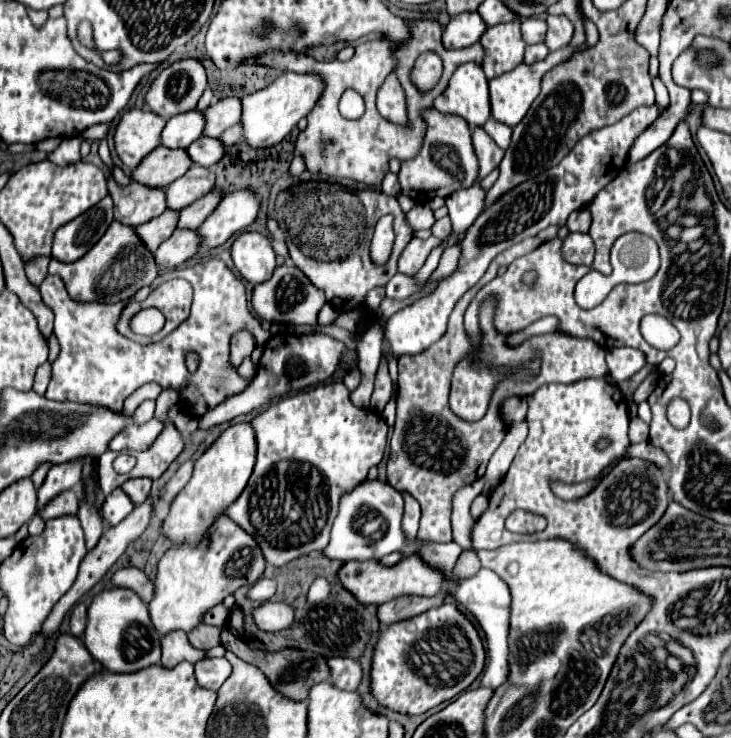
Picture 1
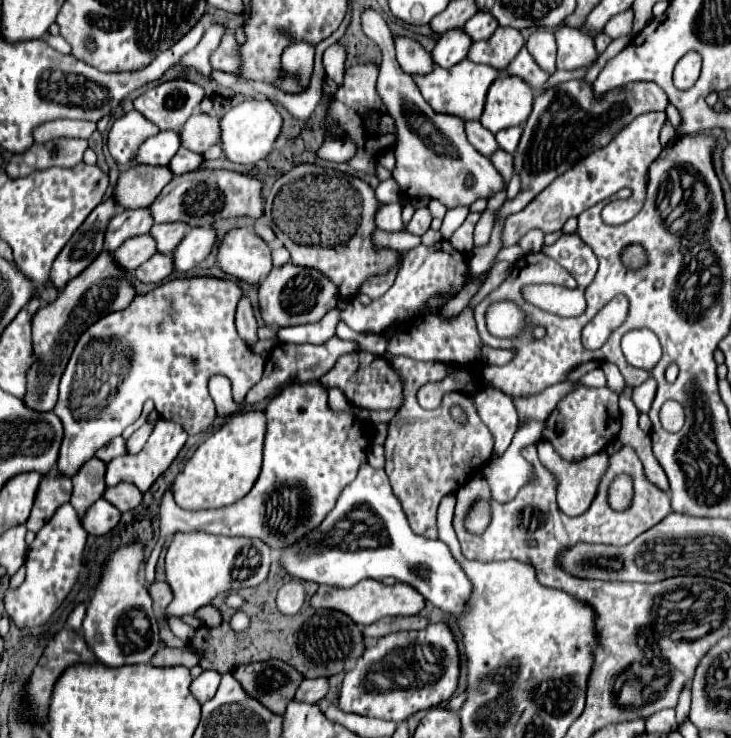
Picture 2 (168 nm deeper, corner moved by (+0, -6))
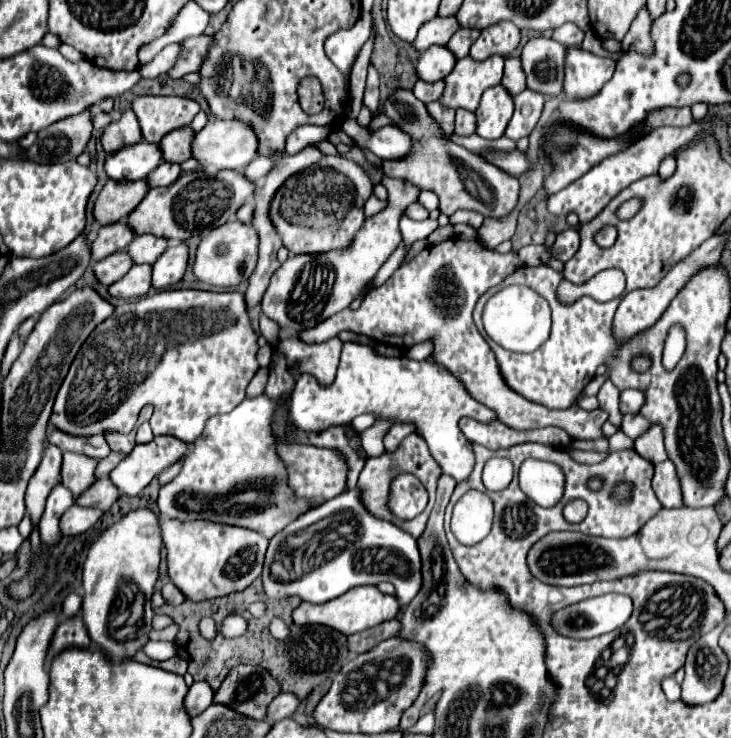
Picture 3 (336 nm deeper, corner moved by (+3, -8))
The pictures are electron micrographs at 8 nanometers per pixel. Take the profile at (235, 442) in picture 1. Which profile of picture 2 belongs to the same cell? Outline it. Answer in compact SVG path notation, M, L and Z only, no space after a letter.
M258 410L230 418L206 442L198 446L184 470L174 480L174 500L184 510L222 508L244 498L260 474L266 418Z

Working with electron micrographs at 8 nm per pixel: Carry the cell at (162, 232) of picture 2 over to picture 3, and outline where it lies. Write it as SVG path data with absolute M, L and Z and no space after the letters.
M145 234L145 236L135 236L133 244L127 246L127 254L131 256L133 264L153 264L153 260L157 260L157 256L165 252L165 248L167 240Z

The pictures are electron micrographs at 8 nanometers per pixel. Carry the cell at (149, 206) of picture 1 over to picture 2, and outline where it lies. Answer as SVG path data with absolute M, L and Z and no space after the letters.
M150 208L138 210L118 210L116 216L110 220L106 230L106 248L114 252L124 240L140 234L148 234L154 220Z

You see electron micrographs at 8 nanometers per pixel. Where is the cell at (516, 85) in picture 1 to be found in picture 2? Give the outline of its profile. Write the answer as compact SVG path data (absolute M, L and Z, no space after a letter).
M500 74L486 96L486 108L480 118L482 126L488 128L492 134L520 126L528 120L528 114L532 112L534 102L534 90L518 76Z

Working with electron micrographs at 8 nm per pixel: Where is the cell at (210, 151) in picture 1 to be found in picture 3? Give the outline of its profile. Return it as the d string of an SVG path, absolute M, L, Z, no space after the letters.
M161 162L149 176L147 176L147 186L157 188L157 186L169 186L179 178L181 168L177 164L165 164Z

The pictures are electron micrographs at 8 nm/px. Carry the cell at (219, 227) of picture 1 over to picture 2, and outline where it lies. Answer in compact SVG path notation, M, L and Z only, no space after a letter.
M192 228L184 236L184 240L178 244L174 252L174 266L180 272L192 270L198 262L206 260L208 254L212 252L212 246L216 244L218 232L210 228Z

